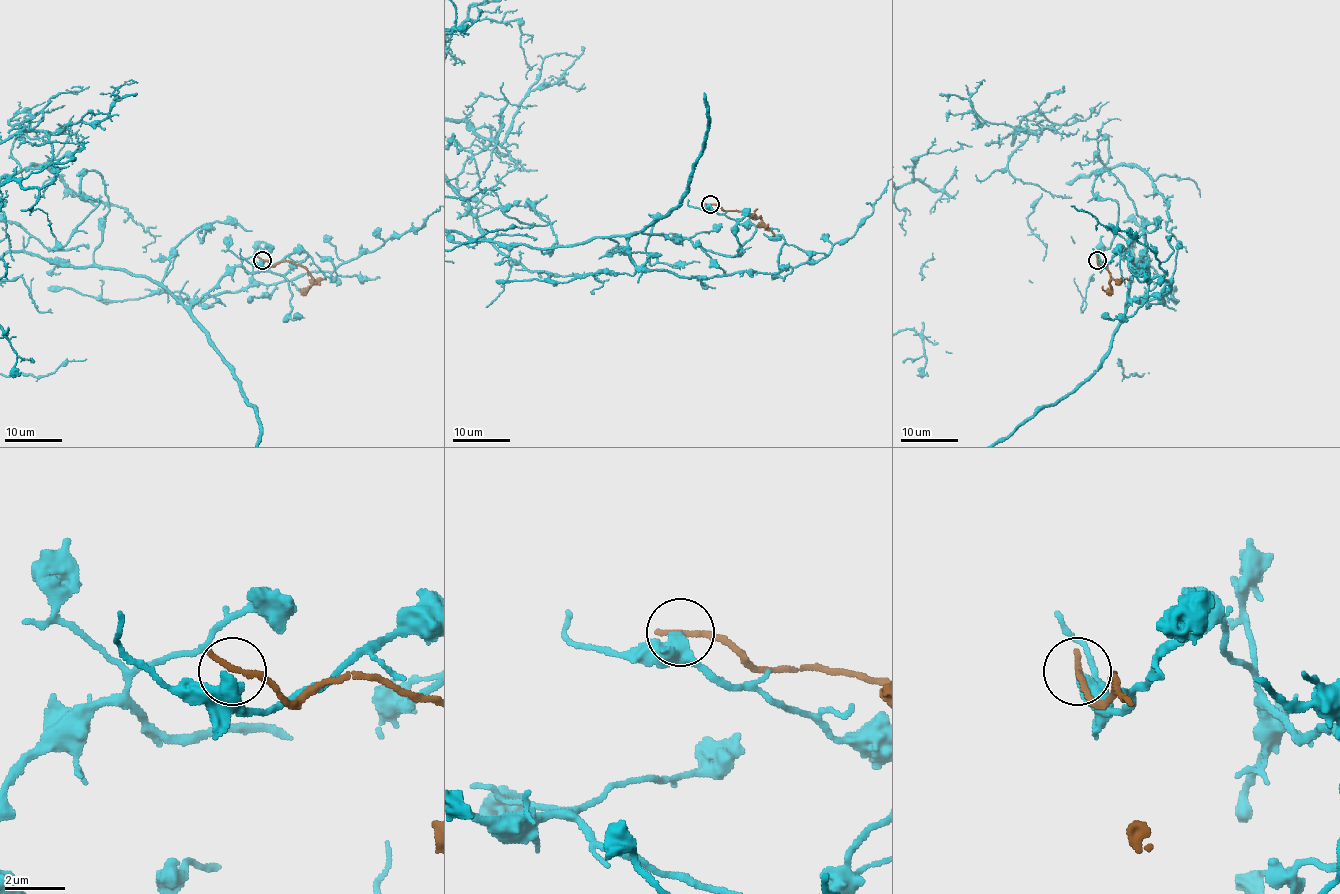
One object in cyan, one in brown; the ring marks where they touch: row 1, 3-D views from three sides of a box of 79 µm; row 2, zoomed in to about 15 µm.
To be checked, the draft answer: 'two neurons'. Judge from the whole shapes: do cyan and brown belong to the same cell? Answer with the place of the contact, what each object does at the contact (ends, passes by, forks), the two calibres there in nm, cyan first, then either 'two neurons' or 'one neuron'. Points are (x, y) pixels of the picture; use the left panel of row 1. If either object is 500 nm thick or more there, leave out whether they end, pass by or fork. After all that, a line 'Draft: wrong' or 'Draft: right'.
(262, 260) | 500/240 nm | two neurons
Draft: right

